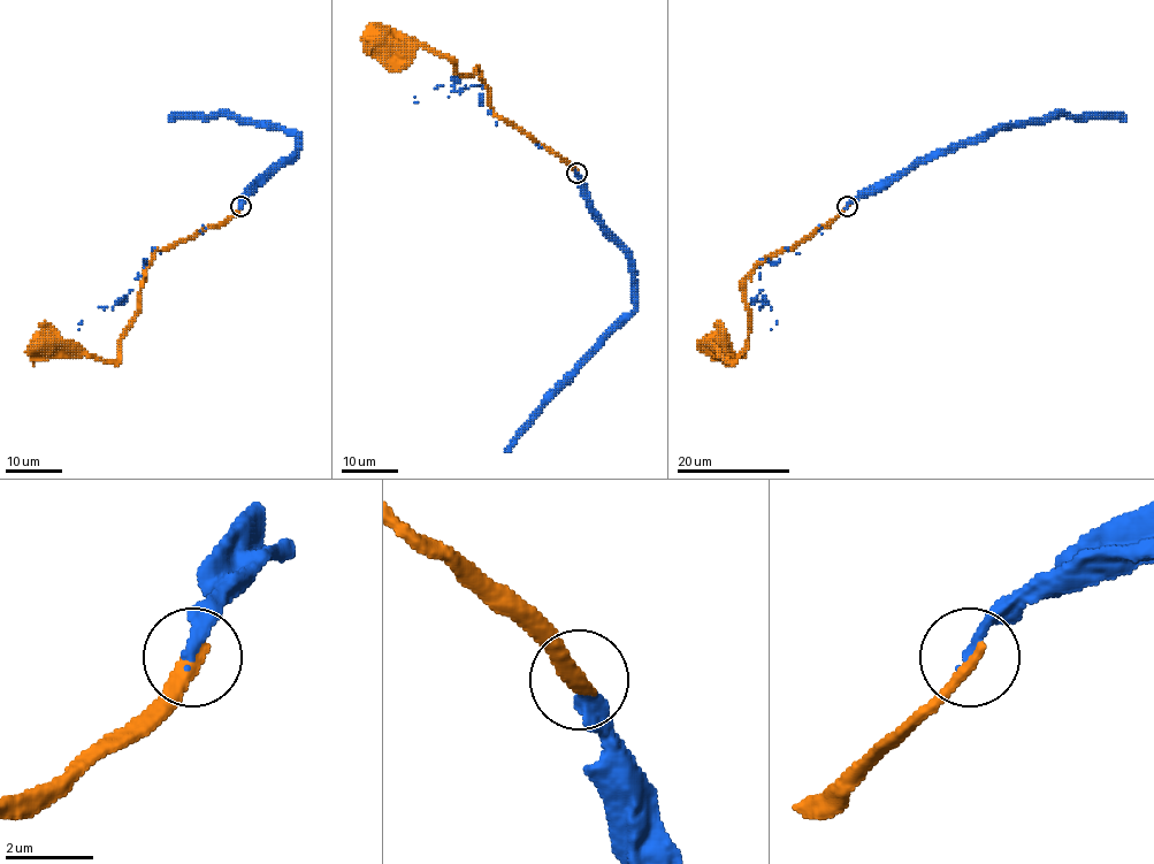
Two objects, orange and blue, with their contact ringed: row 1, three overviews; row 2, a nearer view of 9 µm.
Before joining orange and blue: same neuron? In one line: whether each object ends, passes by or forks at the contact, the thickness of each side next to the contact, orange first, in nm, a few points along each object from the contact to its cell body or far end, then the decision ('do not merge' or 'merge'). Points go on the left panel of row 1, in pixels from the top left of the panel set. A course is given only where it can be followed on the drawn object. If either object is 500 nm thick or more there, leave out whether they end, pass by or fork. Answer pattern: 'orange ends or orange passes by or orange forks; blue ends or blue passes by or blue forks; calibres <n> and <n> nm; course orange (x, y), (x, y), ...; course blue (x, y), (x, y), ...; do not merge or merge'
orange ends; blue ends; calibres 360 and 240 nm; course orange (241, 206), (223, 223), (158, 250), (145, 270), (136, 319), (116, 359), (53, 353), (47, 345); course blue (241, 206), (296, 151), (297, 136), (226, 116), (180, 116), (173, 120); do not merge

